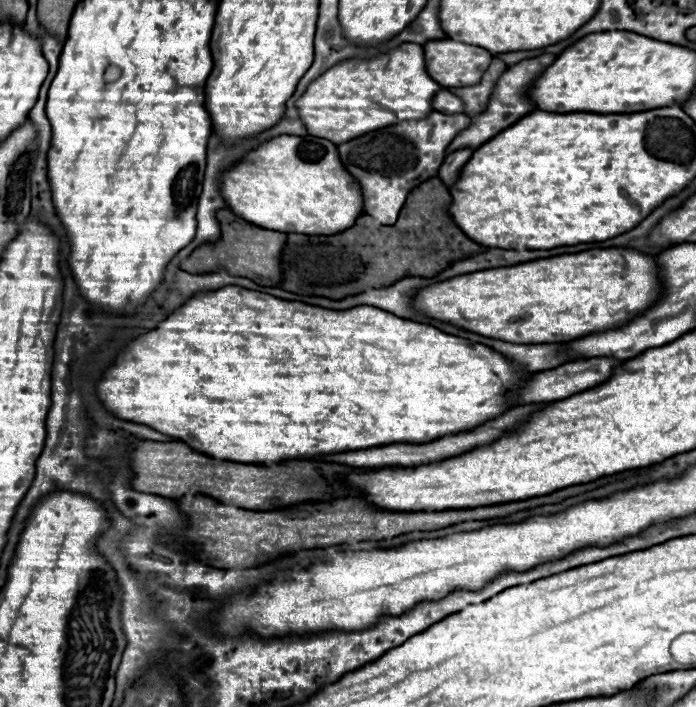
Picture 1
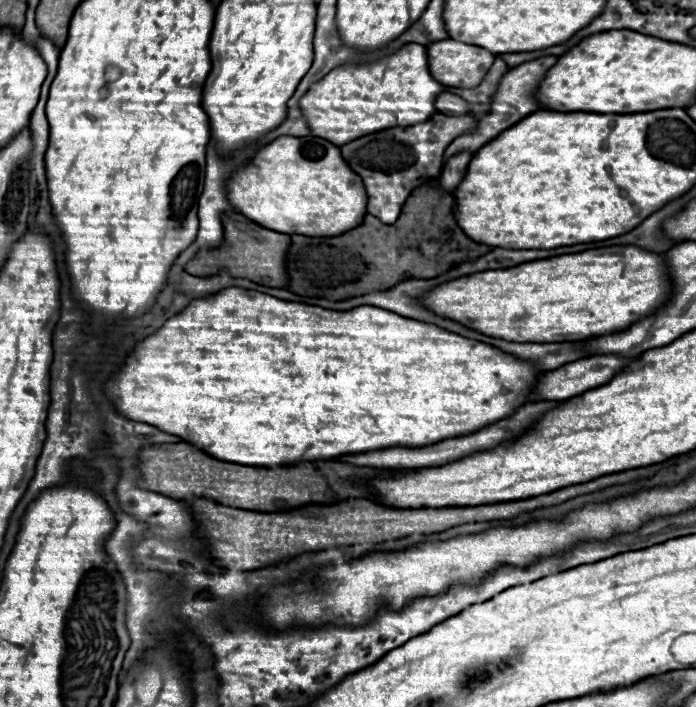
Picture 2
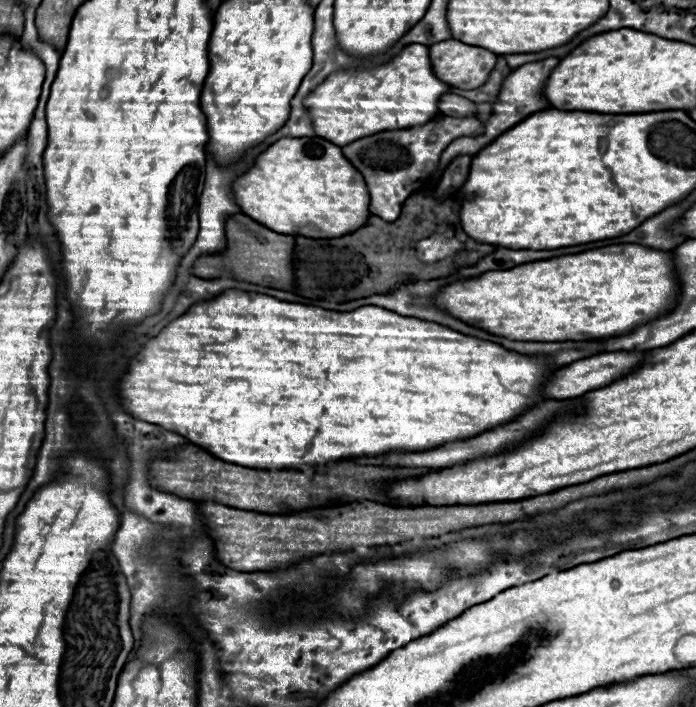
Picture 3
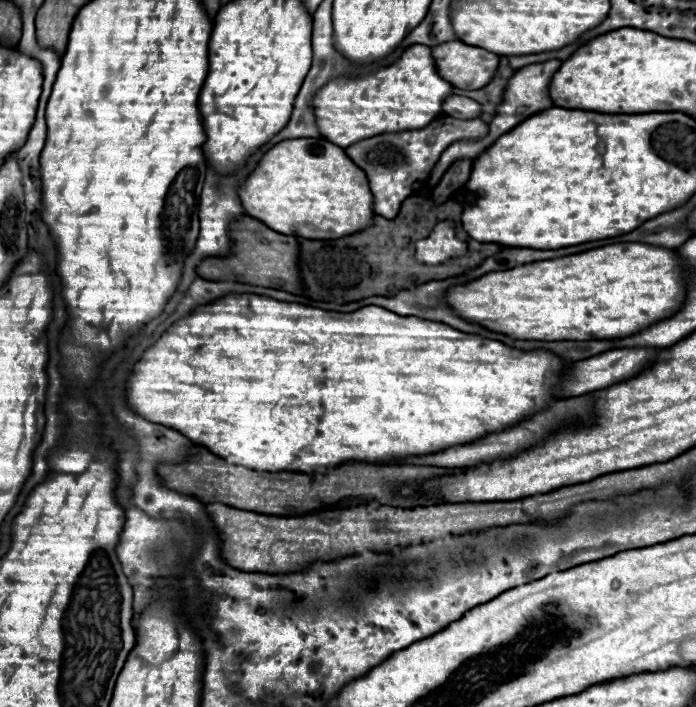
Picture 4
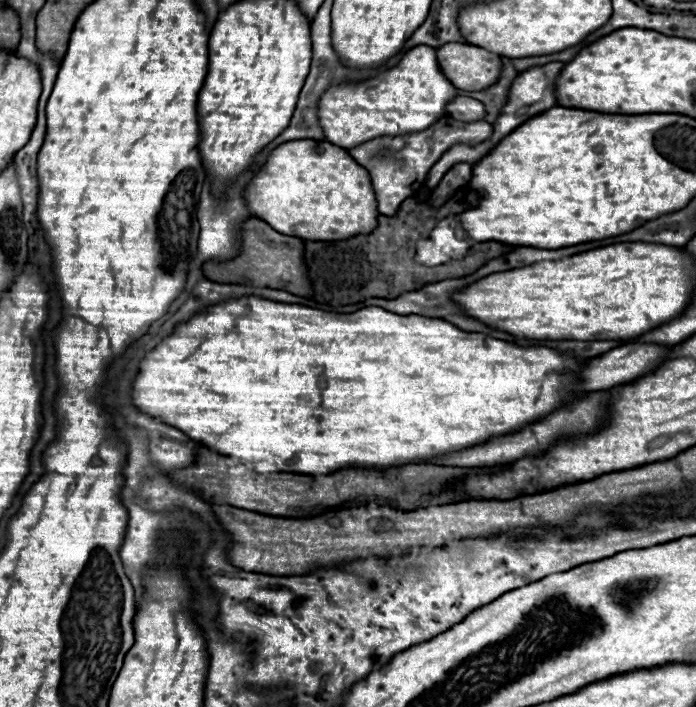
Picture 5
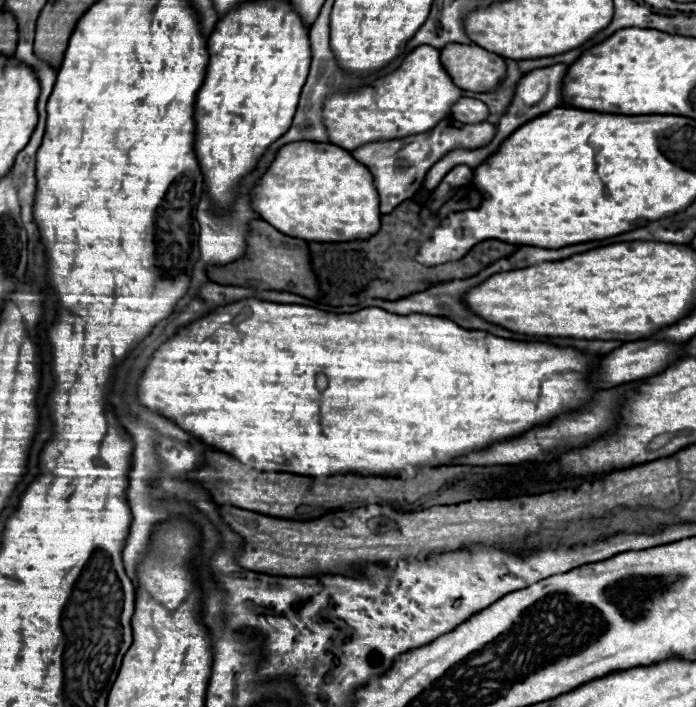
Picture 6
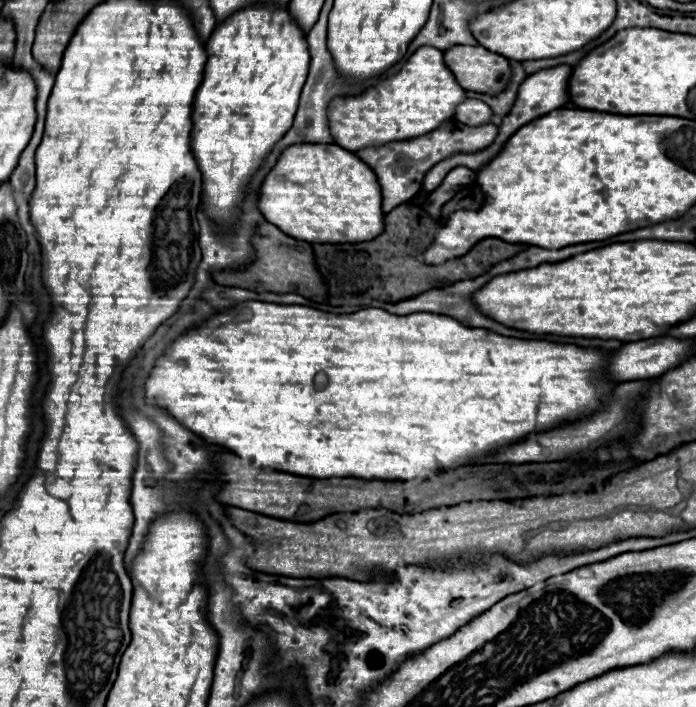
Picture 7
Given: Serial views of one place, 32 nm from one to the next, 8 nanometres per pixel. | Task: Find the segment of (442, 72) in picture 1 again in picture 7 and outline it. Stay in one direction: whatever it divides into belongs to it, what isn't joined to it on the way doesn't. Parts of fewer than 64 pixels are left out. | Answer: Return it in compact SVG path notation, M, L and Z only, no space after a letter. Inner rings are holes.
M452 46L452 50L444 50L444 58L456 82L472 92L500 94L512 78L508 60L482 46Z

